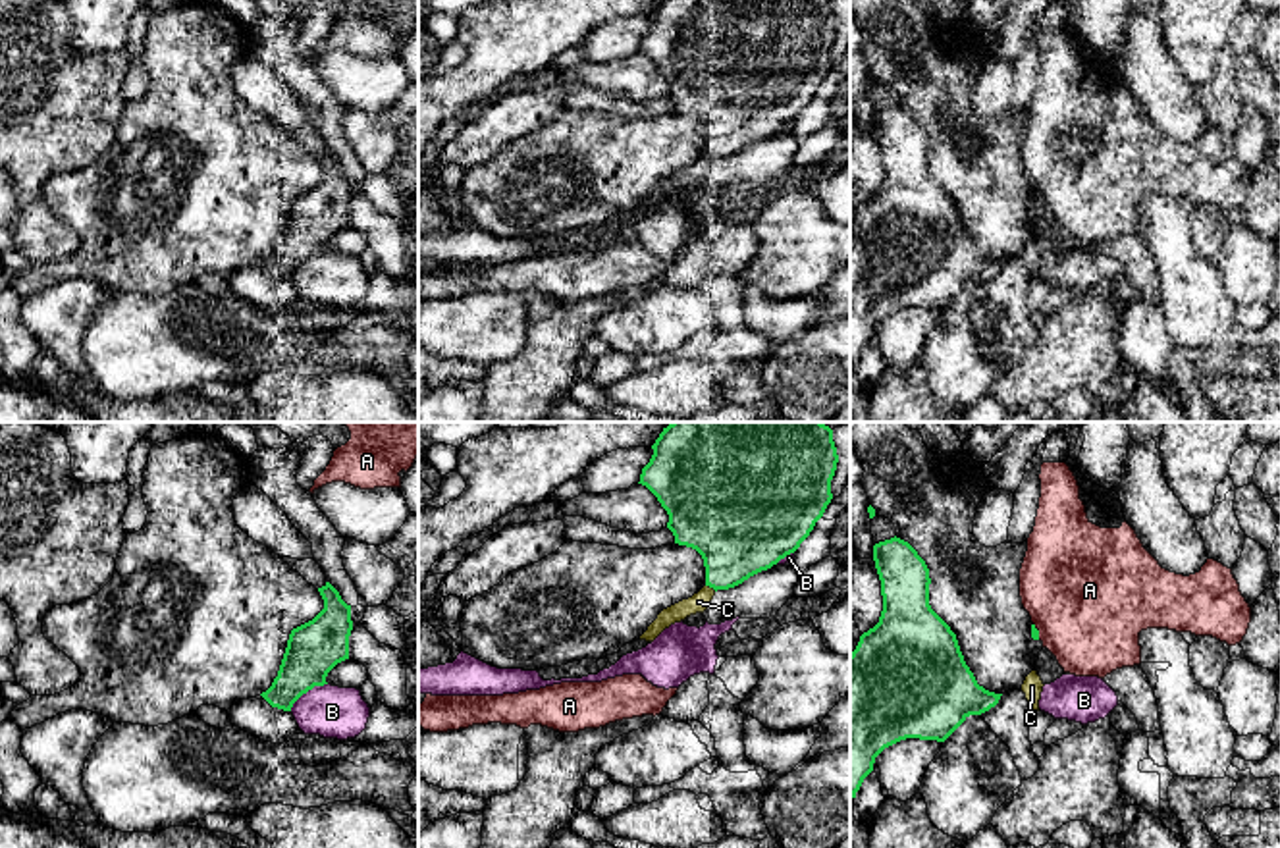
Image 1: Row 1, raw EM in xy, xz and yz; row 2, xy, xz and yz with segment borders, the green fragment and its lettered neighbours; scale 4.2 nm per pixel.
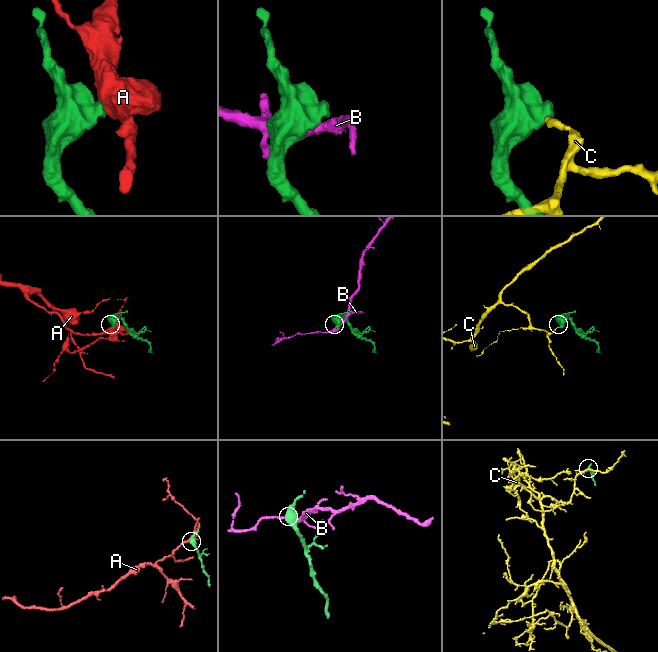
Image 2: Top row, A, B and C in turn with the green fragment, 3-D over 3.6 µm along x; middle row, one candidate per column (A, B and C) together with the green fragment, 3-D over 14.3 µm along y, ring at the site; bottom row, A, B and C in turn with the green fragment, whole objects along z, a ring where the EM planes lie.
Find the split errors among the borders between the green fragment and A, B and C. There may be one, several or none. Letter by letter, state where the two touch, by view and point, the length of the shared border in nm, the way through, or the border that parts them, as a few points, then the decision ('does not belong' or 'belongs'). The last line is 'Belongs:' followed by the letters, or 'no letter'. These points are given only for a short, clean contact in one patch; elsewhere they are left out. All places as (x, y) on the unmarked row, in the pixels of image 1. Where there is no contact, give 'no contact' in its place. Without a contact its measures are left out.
A: meets green in yz at (1038, 199); contact 80 nm long; does not belong
B: meets green in xy at (307, 259); contact 200 nm long; does not belong
C: meets green in xz at (712, 155); contact 50 nm long; does not belong
Belongs: no letter

